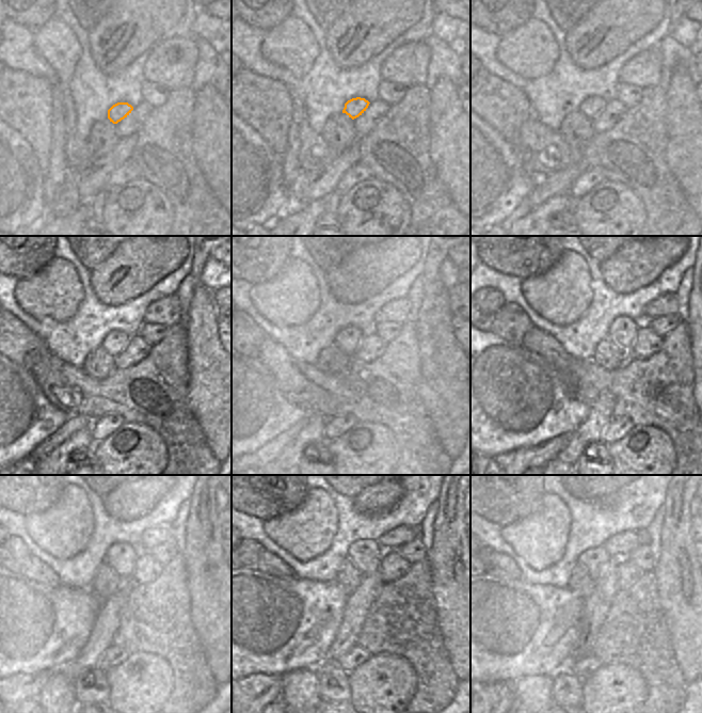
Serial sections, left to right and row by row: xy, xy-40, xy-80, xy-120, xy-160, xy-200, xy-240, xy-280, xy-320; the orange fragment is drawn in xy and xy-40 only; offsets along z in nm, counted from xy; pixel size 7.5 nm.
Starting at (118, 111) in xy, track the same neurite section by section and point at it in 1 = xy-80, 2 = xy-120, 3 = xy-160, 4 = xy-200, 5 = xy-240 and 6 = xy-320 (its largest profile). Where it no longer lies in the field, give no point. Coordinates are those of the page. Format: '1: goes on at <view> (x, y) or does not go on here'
1: goes on at xy-80 (592, 106)
2: goes on at xy-120 (114, 343)
3: goes on at xy-160 (349, 338)
4: goes on at xy-200 (602, 328)
5: goes on at xy-240 (122, 556)
6: goes on at xy-320 (596, 559)

